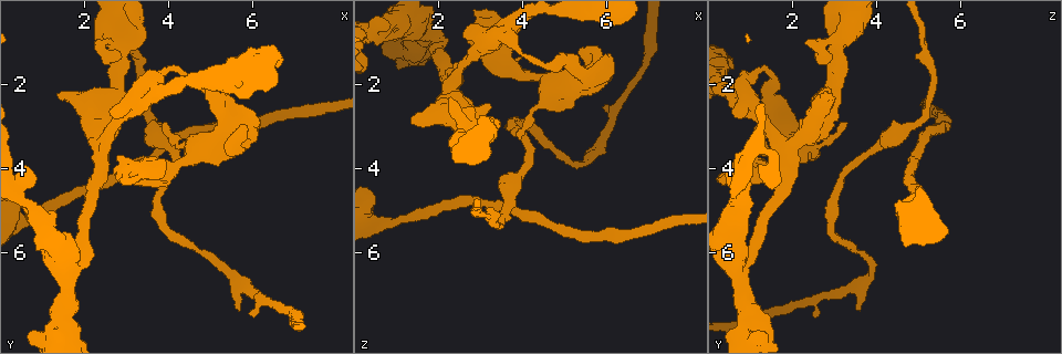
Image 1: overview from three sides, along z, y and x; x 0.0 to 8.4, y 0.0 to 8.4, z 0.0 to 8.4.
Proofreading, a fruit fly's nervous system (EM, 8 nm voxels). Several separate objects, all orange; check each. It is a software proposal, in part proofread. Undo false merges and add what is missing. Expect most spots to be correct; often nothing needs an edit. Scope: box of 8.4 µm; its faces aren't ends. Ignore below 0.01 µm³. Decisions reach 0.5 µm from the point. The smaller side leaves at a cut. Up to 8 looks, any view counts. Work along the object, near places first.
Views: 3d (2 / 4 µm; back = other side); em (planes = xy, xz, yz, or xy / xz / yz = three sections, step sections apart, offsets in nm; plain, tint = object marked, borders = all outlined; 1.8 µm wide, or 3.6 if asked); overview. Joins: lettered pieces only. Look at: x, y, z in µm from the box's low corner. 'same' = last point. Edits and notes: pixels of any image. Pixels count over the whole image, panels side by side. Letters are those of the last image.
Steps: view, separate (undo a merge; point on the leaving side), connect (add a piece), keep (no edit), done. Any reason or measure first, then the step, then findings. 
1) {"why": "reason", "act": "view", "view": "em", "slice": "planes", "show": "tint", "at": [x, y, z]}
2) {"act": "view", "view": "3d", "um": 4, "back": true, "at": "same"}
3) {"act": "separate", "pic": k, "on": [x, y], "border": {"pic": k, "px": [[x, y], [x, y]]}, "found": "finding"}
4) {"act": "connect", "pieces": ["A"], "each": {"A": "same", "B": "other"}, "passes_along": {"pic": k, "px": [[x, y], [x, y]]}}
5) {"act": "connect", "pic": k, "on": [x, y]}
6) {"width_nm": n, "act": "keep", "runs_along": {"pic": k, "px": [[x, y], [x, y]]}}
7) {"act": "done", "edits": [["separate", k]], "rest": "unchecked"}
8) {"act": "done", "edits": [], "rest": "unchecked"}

{"why": "two arms at a narrow angle", "act": "view", "view": "3d", "um": 4, "at": [3.20, 2.65, 1.10]}

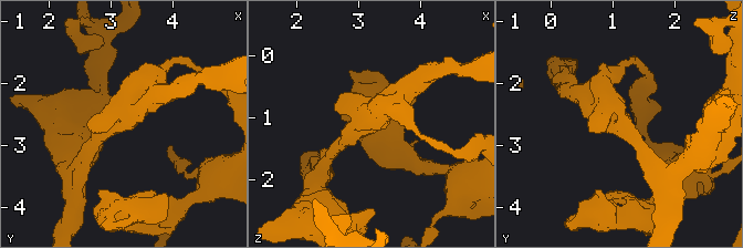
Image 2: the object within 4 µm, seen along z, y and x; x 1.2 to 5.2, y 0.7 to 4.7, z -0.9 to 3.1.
{"why": "now the EM", "act": "view", "view": "em", "slice": "xy", "step": 8, "show": "borders", "at": [3.20, 2.65, 1.05]}

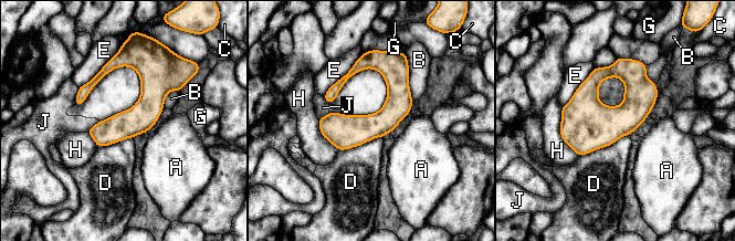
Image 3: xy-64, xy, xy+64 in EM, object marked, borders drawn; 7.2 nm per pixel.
{"why": "another direction", "act": "view", "view": "em", "slice": "planes", "show": "borders", "at": "same"}

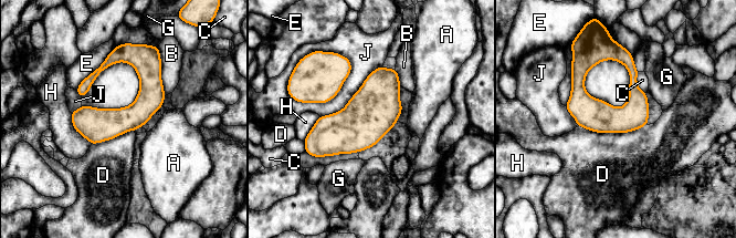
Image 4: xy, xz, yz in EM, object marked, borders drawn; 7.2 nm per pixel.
{"act": "keep", "each": {"A": "other", "B": "other", "C": "other", "D": "other", "E": "other", "G": "other", "H": "other", "J": "other"}, "runs_along": {"pic": 4, "px": [[118, 51], [146, 72], [146, 97], [93, 141]]}, "found": "continuous, no second neuron"}

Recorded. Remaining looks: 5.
{"why": "sharp bend", "act": "view", "view": "em", "um": 3.6, "slice": "planes", "show": "tint", "at": [0.70, 5.05, 0.70]}

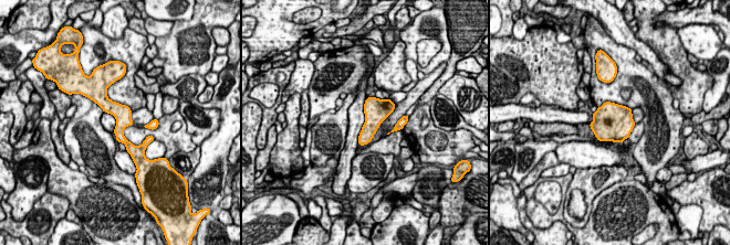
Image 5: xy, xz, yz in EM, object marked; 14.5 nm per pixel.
{"why": "what lies round it", "act": "view", "view": "em", "um": 3.6, "slice": "planes", "show": "borders", "at": "same"}

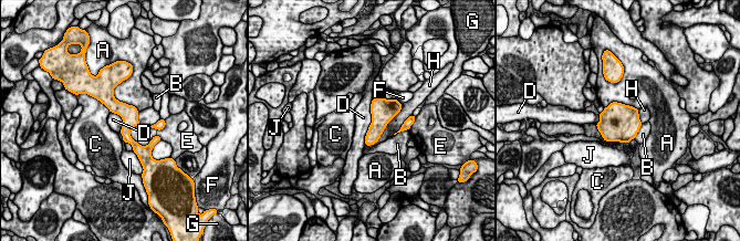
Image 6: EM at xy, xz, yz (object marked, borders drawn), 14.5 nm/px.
{"longest_contact_nm": ["H", 800], "act": "keep", "each": {"A": "other", "B": "other", "C": "other", "D": "other", "E": "other", "F": "other", "G": "other", "H": "other", "J": "other"}, "border": {"pic": 6, "px": [[374, 97], [365, 145]]}, "found": "continuous, no second neuron"}

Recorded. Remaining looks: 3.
{"why": "sudden change in width", "act": "view", "view": "em", "slice": "planes", "show": "tint", "at": [1.75, 6.40, 0.70]}

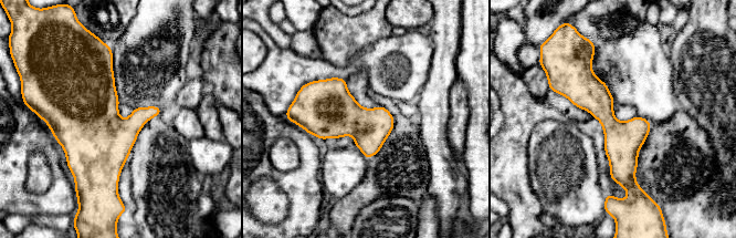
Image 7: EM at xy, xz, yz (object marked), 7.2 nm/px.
{"act": "view", "view": "em", "slice": "planes", "show": "borders", "at": "same"}

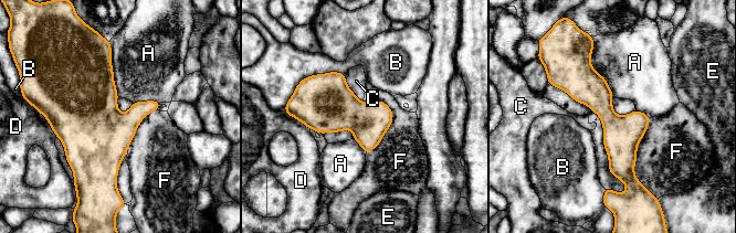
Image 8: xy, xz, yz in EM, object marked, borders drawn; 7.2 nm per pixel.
{"act": "keep", "each": {"A": "other", "B": "other", "C": "other", "D": "other", "E": "other", "F": "other"}, "border": {"pic": 8, "px": [[345, 80], [358, 99]]}, "found": "continuous, no second neuron"}

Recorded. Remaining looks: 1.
{"act": "done", "edits": [], "rest": "unchecked"}

